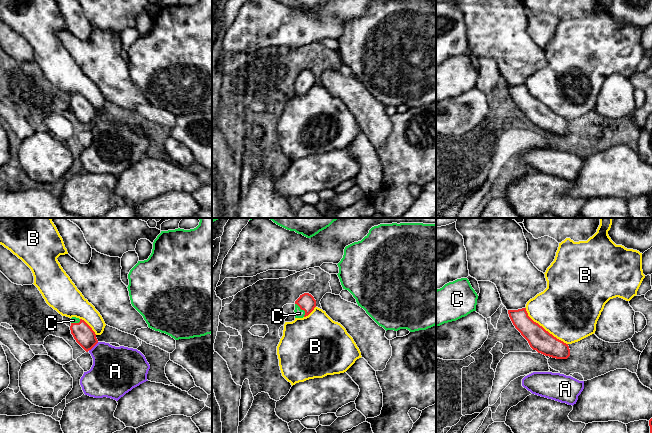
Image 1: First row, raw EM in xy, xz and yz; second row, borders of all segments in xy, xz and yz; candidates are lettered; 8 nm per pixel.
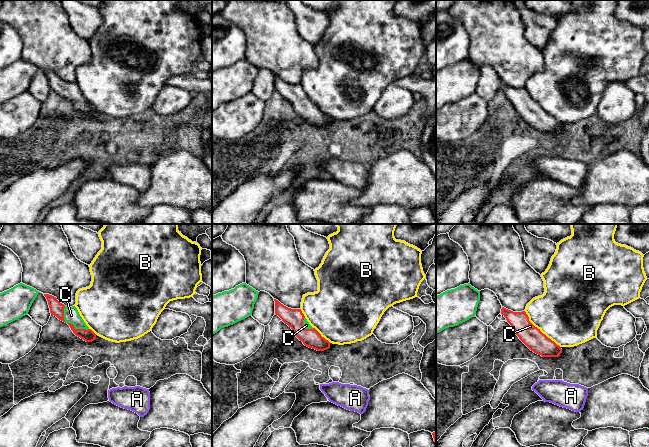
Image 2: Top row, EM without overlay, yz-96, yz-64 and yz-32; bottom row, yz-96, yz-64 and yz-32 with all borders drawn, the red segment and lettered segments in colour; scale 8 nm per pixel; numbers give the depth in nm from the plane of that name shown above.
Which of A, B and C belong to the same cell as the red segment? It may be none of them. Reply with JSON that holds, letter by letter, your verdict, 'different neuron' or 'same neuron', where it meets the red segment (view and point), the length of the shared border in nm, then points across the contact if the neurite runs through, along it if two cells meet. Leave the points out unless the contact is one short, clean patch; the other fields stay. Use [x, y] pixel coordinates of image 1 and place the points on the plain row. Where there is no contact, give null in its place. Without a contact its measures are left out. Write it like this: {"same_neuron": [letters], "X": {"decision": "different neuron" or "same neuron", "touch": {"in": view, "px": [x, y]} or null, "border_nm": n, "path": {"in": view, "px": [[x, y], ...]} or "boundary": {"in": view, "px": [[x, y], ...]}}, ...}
{"same_neuron": ["C"], "A": {"decision": "different neuron", "touch": {"in": "xy", "px": [93, 122]}, "border_nm": 110, "boundary": {"in": "xy", "px": [[98, 118], [88, 126]]}}, "B": {"decision": "different neuron", "touch": {"in": "yz", "px": [543, 104]}, "border_nm": 460}, "C": {"decision": "same neuron", "touch": {"in": "xz", "px": [302, 85]}, "border_nm": 130, "path": {"in": "xz", "px": [[306, 78], [302, 85], [299, 89]]}}}

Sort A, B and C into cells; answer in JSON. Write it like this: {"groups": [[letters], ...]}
{"groups": [["A"], ["B"], ["C"]]}

